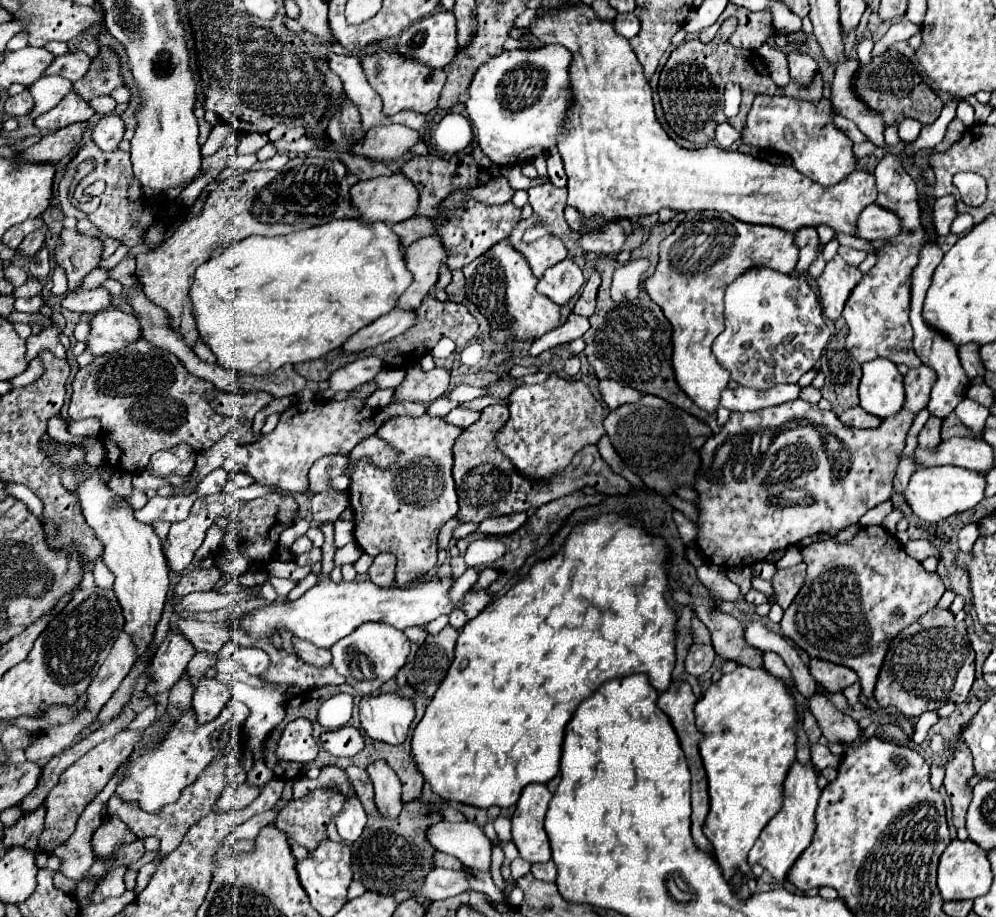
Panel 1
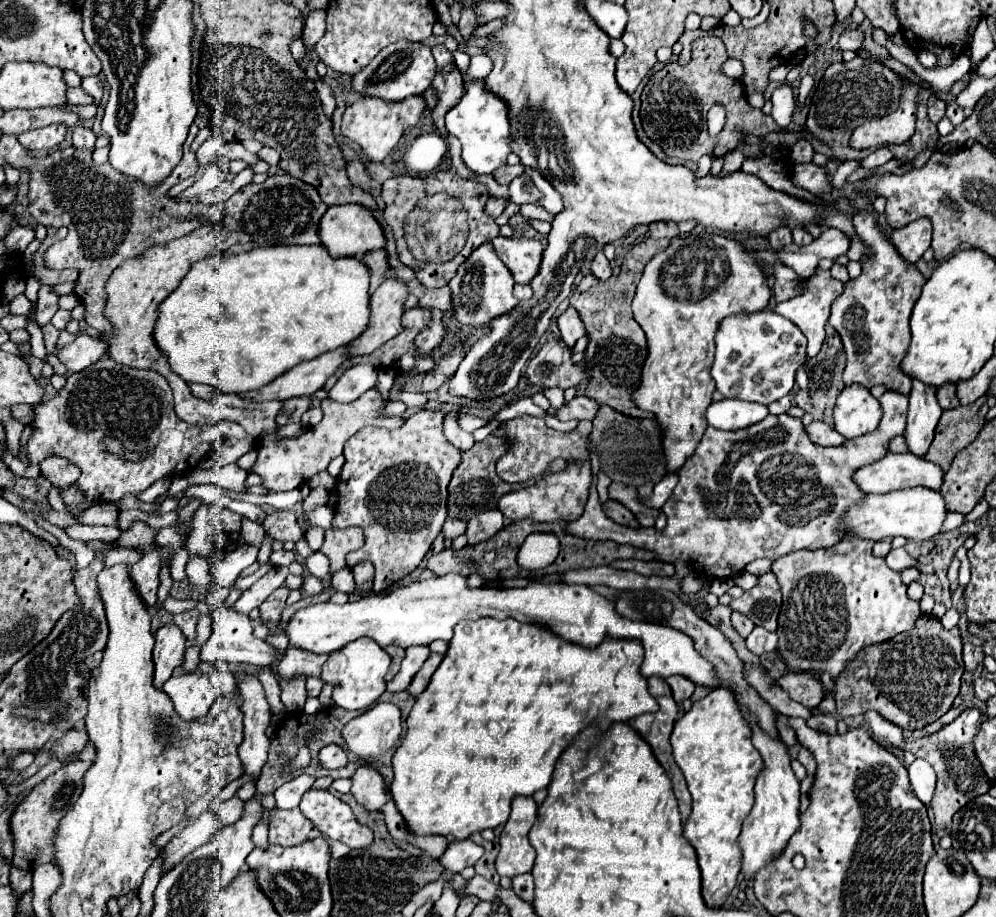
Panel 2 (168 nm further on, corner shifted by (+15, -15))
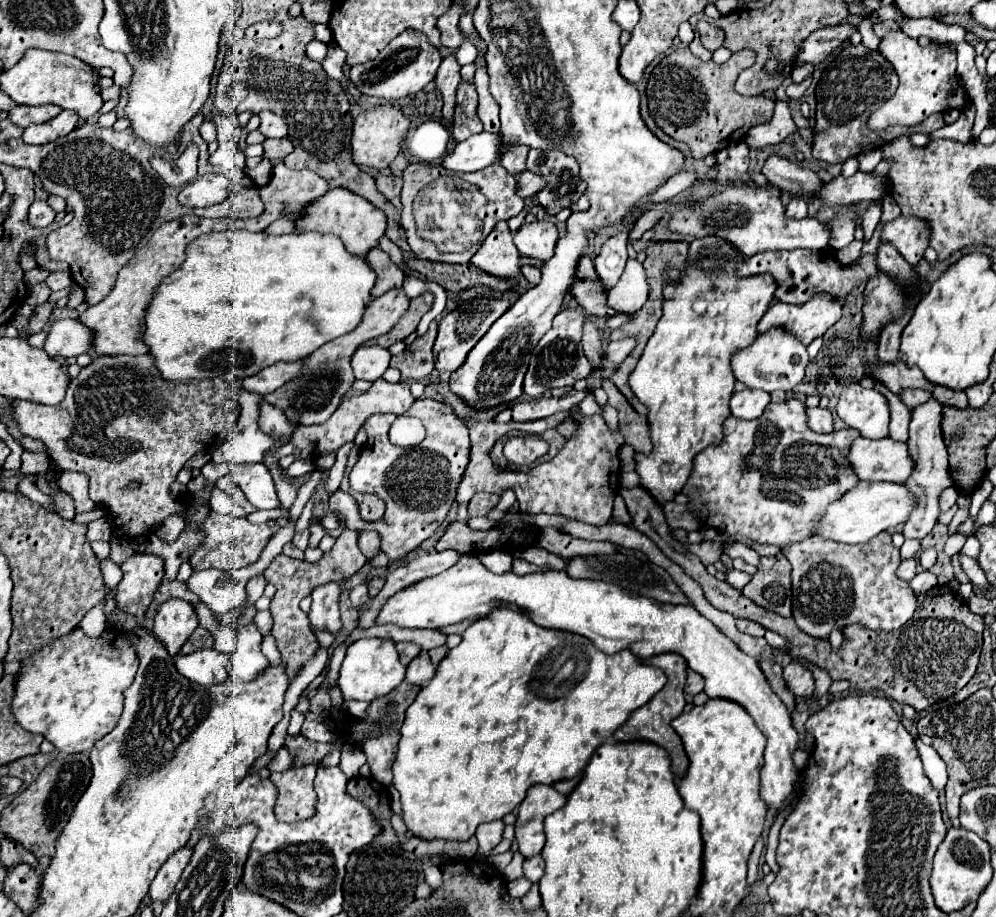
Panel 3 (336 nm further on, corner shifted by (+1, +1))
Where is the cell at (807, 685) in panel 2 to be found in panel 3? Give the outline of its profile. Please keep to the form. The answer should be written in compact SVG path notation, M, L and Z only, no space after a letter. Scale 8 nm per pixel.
M791 662L789 666L783 668L783 678L787 682L787 686L791 688L791 692L795 692L795 696L813 696L815 692L815 678L811 674L811 670L803 668L803 664L799 662Z

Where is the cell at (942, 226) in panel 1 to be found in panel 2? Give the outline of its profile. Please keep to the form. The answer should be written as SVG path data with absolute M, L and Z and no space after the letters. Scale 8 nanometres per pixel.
M927 218L915 220L889 234L889 242L907 260L907 264L917 264L923 252L931 246L931 222Z

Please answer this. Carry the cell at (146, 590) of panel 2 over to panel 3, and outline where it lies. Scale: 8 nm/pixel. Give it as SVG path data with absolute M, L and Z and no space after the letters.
M133 554L123 566L123 580L115 600L123 612L143 616L163 580L163 558L155 554Z

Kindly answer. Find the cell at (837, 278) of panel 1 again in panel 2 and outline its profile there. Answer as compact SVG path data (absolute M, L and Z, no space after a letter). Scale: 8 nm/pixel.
M817 270L809 280L807 280L809 288L803 296L797 296L793 300L785 300L781 304L777 304L773 308L773 312L777 312L779 316L785 316L787 320L791 320L797 328L801 328L801 332L807 338L807 356L815 356L821 350L821 344L825 340L825 326L829 320L829 312L831 312L831 304L837 300L837 296L841 296L843 292L843 284L839 280L833 280L833 276L825 270Z

